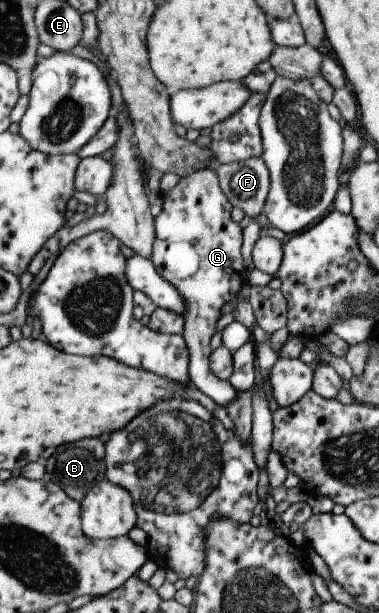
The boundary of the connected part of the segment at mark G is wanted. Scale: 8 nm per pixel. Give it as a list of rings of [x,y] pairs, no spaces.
[[[209,168],[196,170],[183,176],[175,187],[163,193],[160,199],[162,200],[161,211],[154,217],[155,241],[149,261],[155,271],[177,290],[184,303],[180,336],[188,351],[188,381],[190,385],[201,391],[203,395],[210,397],[216,405],[224,406],[235,397],[236,391],[228,380],[217,379],[211,373],[208,364],[208,357],[212,352],[209,348],[209,339],[216,331],[215,323],[223,315],[221,307],[225,302],[234,300],[245,283],[248,270],[241,264],[241,254],[239,254],[241,228],[237,222],[230,218],[232,205],[221,191],[216,173]]]

